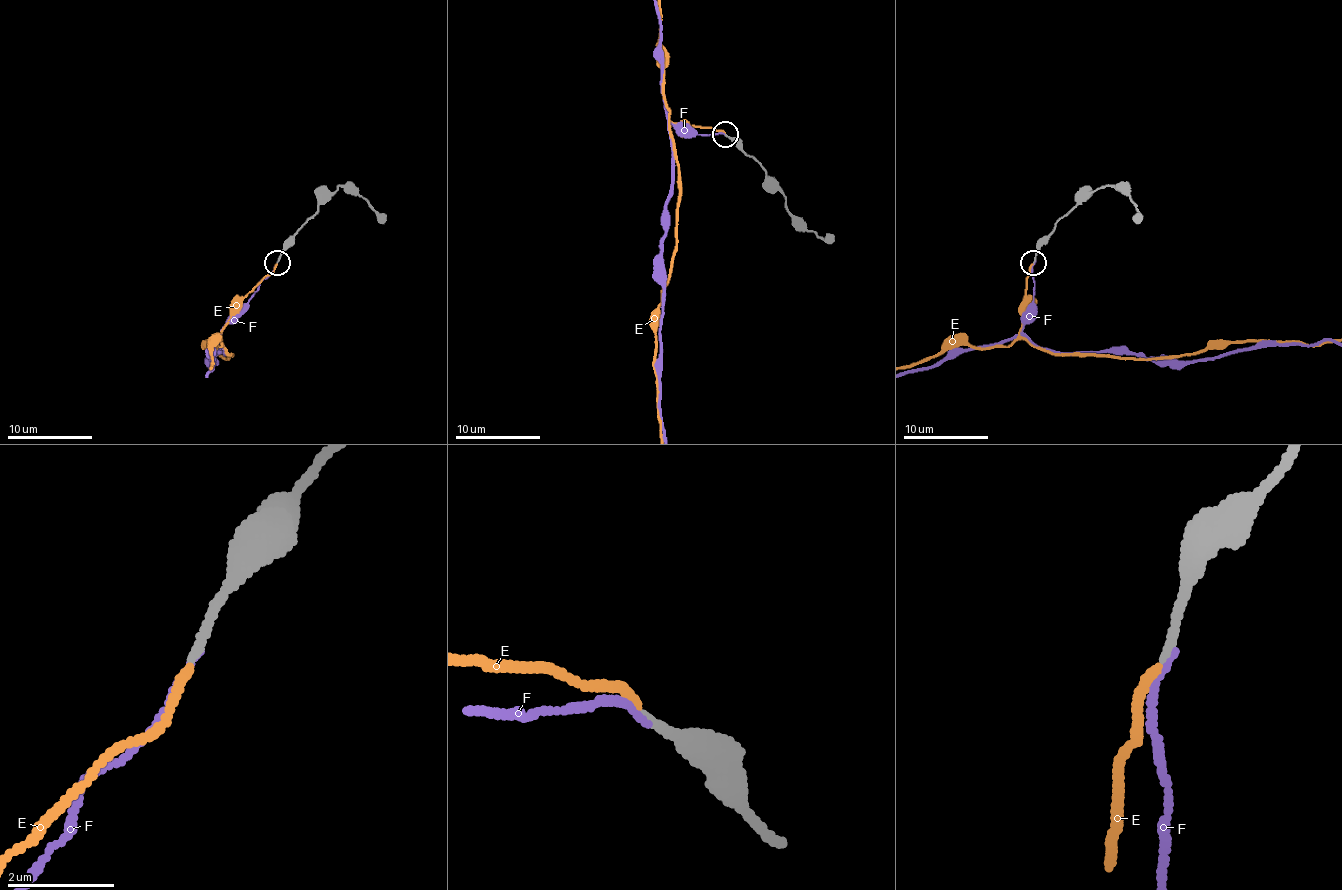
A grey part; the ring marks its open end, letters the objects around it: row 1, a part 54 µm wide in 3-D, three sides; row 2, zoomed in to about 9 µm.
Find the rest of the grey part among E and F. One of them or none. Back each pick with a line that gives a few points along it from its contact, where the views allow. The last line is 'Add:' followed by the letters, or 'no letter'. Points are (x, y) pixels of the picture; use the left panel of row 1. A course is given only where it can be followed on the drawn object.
Add: E

